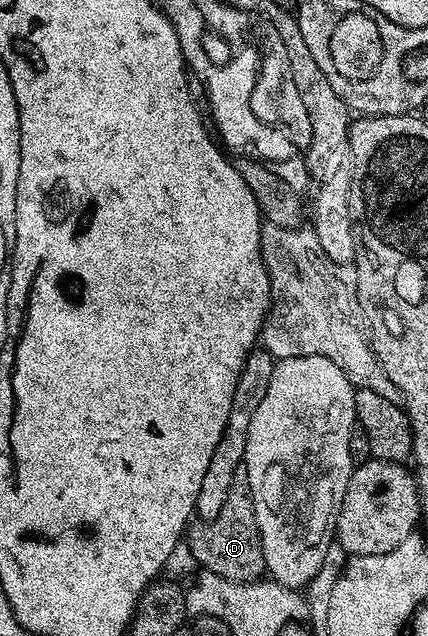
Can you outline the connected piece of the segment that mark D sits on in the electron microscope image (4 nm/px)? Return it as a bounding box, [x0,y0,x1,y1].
[186,474,265,583]

